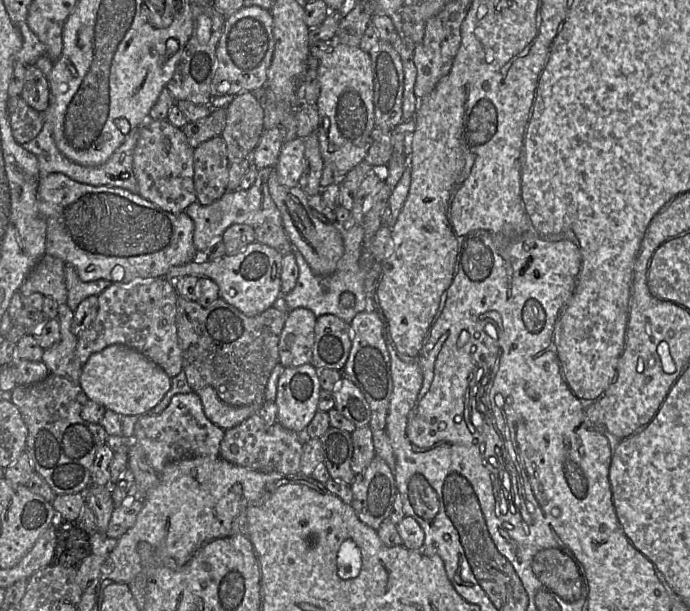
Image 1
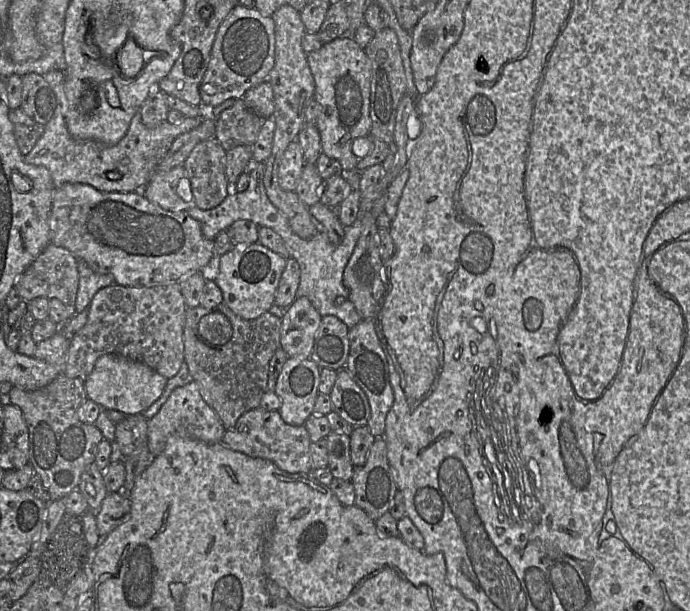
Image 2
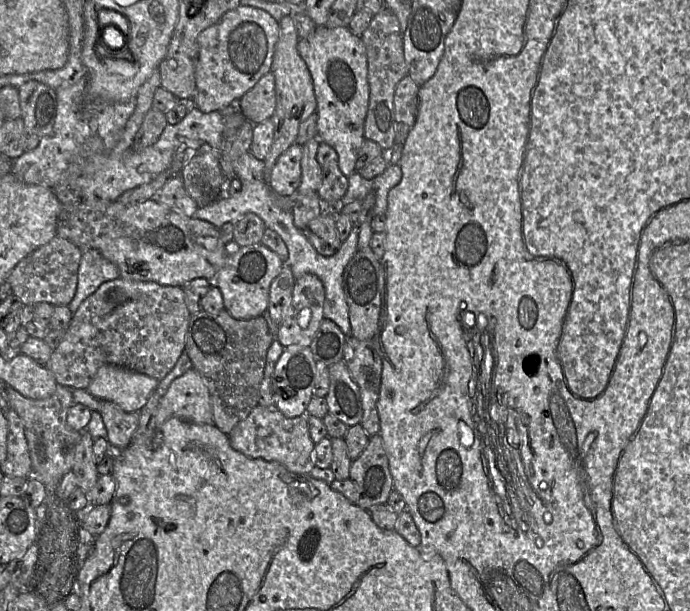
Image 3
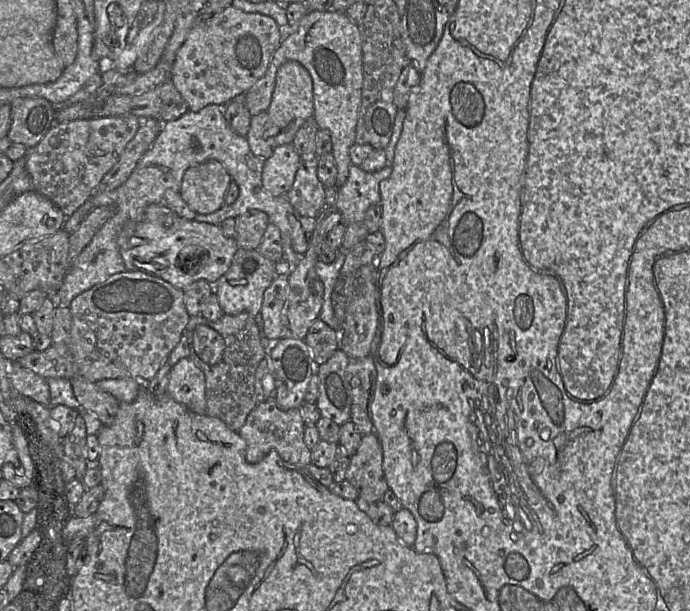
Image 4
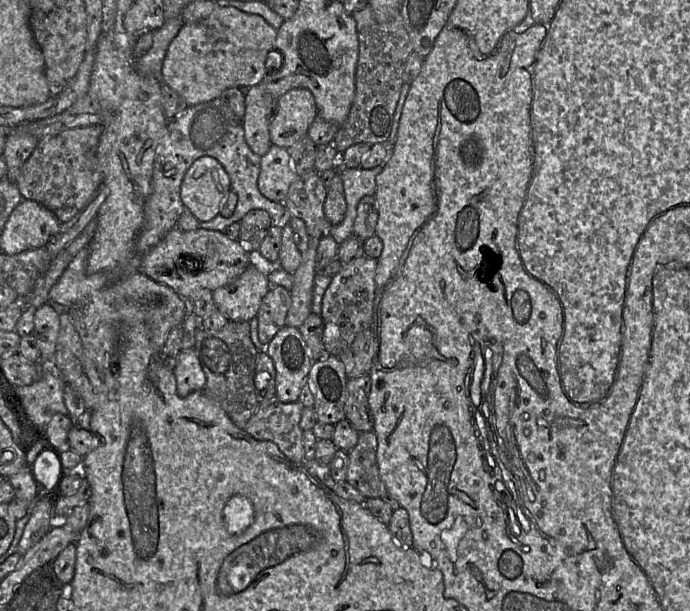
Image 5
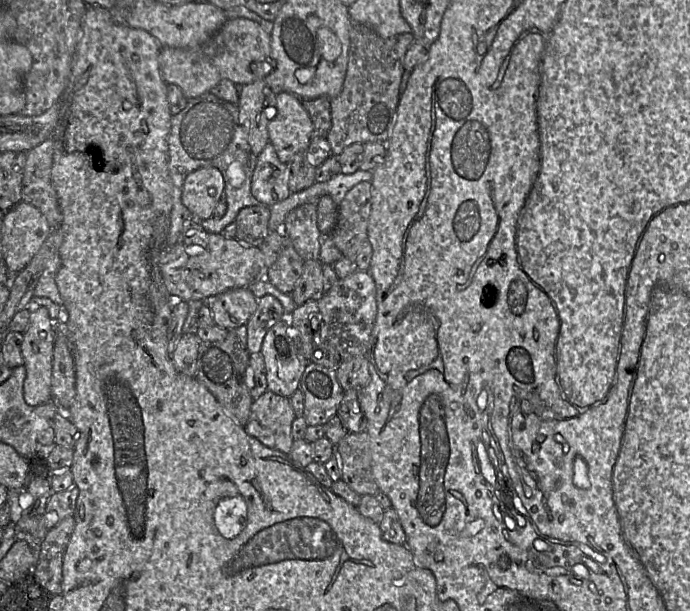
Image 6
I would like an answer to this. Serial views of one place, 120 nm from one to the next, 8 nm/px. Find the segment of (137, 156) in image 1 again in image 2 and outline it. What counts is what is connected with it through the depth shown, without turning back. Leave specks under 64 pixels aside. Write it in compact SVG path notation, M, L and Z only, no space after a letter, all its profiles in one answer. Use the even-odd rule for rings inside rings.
M184 165L174 167L167 172L154 172L143 188L143 196L162 209L171 212L193 208L196 206L193 199L184 201L176 192L178 181L187 177Z

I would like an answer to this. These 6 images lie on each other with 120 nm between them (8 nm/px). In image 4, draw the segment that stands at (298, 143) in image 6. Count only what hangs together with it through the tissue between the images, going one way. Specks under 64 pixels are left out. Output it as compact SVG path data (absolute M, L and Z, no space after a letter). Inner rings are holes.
M287 61L279 67L272 100L267 111L270 118L267 137L272 148L292 144L301 126L309 118L314 118L313 81L309 72L297 61Z

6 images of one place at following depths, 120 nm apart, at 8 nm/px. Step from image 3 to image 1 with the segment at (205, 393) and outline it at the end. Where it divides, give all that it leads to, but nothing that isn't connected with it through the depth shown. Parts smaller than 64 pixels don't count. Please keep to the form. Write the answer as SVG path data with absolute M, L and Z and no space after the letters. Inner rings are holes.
M191 391L174 395L169 405L159 414L141 416L131 441L142 447L148 463L157 473L161 473L170 462L199 456L219 456L224 435L225 431L205 416L200 397Z

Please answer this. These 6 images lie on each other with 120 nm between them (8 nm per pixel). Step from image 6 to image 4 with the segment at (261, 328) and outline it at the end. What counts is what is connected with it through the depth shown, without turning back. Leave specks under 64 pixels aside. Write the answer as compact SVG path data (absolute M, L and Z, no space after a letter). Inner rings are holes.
M276 275L265 290L260 315L263 322L262 334L270 341L284 337L282 312L289 296L289 275Z

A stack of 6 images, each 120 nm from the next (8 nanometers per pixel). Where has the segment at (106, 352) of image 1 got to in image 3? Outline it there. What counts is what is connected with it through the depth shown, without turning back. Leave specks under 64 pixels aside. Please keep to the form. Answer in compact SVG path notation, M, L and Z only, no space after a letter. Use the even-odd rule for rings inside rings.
M105 364L101 366L87 392L97 399L117 404L126 412L140 411L159 381L142 373Z

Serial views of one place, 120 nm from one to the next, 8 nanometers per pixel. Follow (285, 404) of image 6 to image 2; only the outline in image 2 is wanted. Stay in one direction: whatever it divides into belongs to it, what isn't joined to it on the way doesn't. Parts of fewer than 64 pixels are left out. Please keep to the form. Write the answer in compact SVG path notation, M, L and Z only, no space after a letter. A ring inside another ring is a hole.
M260 407L244 413L232 428L226 430L221 441L231 450L253 458L267 459L288 473L309 473L311 471L311 442L304 425L287 424L281 418L279 411L267 411Z

